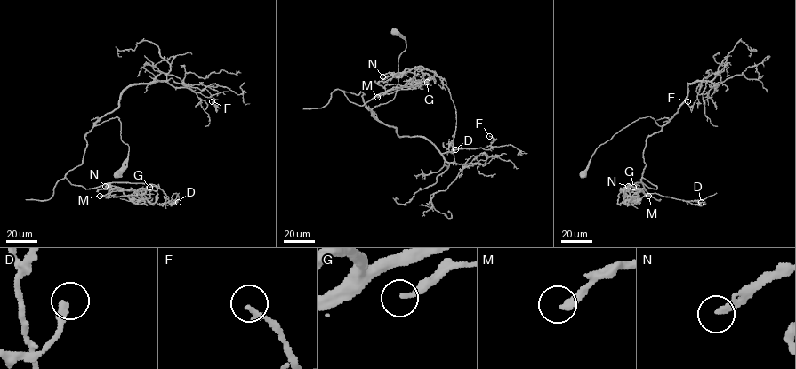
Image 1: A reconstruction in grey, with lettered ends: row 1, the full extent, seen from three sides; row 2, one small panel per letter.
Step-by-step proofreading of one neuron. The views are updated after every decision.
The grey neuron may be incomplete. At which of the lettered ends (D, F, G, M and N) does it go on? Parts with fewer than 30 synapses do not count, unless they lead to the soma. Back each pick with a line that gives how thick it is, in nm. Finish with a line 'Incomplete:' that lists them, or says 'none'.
Incomplete: none

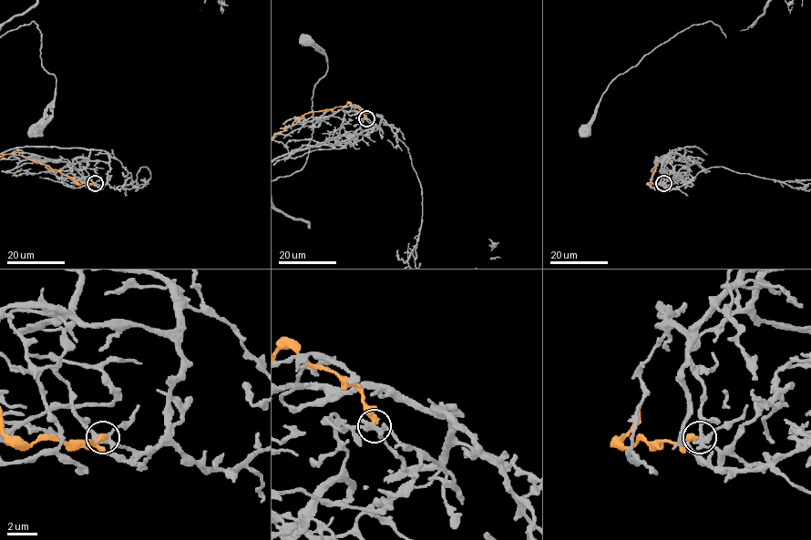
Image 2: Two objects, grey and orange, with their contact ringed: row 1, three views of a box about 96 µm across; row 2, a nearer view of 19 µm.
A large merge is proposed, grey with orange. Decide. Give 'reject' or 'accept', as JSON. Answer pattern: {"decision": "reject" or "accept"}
{"decision": "reject"}

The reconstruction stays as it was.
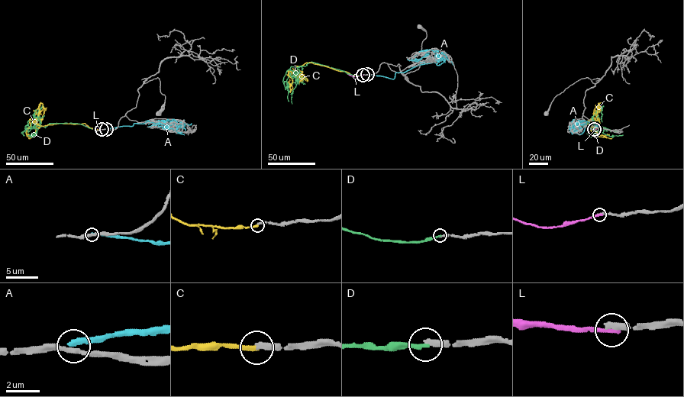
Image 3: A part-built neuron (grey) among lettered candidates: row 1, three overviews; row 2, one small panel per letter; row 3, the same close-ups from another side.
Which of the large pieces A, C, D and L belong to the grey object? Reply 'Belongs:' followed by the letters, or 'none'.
Belongs: none

